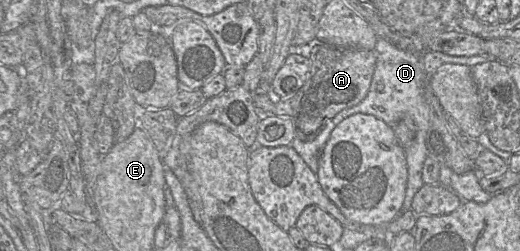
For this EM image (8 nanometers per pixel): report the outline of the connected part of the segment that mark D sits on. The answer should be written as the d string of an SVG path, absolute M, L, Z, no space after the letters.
M378 37L374 50L377 52L377 62L370 89L364 100L354 107L342 110L329 120L313 141L303 141L299 138L294 138L290 146L303 158L311 170L316 173L322 149L332 130L348 116L356 113L370 114L383 120L391 127L405 116L412 117L417 126L417 133L411 145L405 148L408 180L402 208L402 211L408 211L411 210L414 195L425 184L422 180L422 167L428 158L425 140L430 123L430 108L425 99L425 84L429 76L444 64L460 64L472 67L477 64L493 61L494 58L490 55L451 56L436 51L425 51L423 53L407 52L382 37Z

